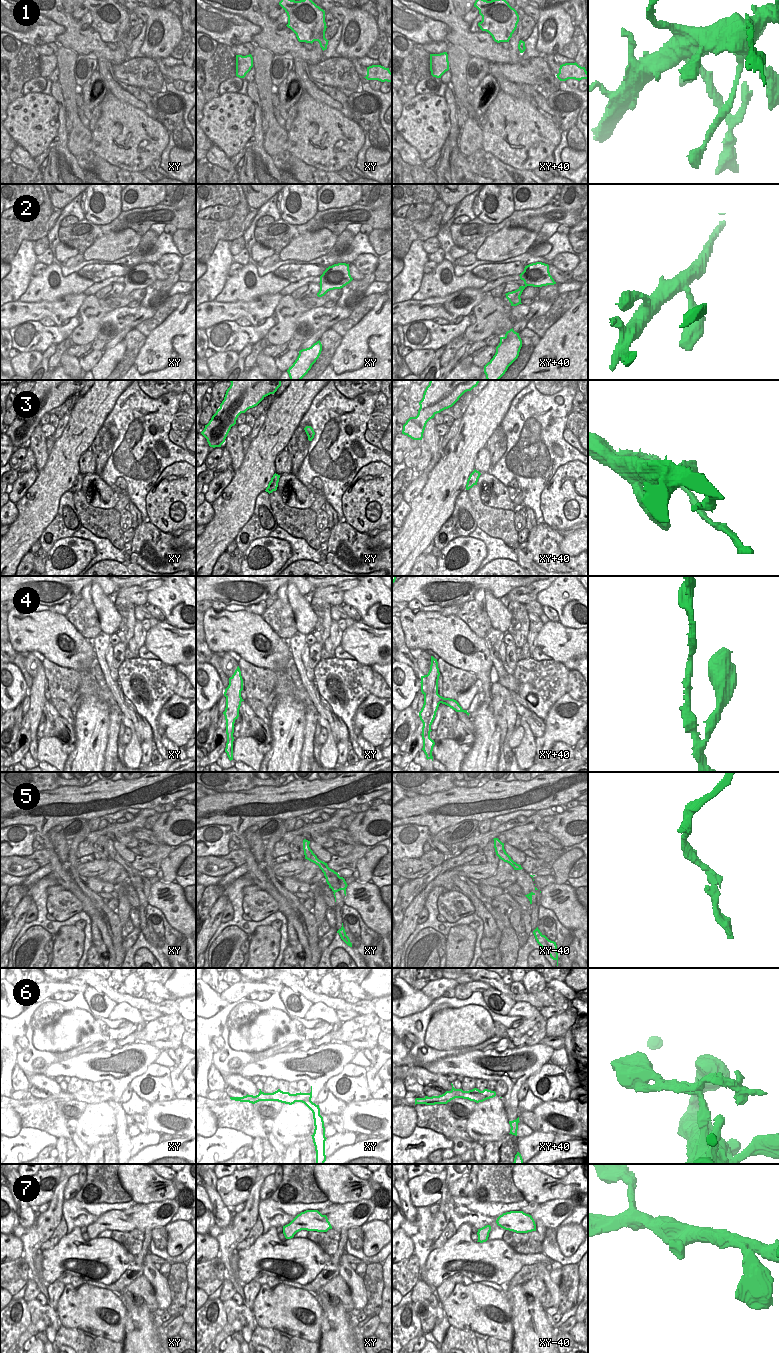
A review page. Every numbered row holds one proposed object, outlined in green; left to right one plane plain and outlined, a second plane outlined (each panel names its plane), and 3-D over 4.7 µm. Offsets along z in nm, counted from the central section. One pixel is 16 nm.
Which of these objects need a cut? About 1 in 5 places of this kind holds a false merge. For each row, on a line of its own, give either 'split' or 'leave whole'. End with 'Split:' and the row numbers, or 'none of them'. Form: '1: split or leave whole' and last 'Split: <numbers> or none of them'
1: leave whole
2: leave whole
3: split
4: leave whole
5: split
6: leave whole
7: leave whole
Split: 3, 5

